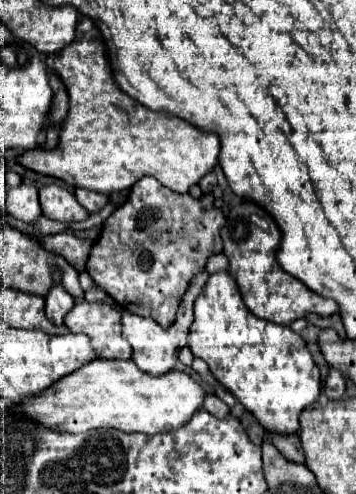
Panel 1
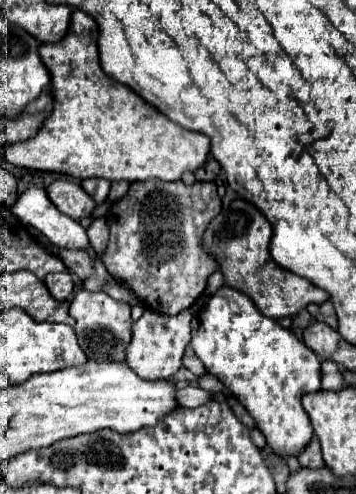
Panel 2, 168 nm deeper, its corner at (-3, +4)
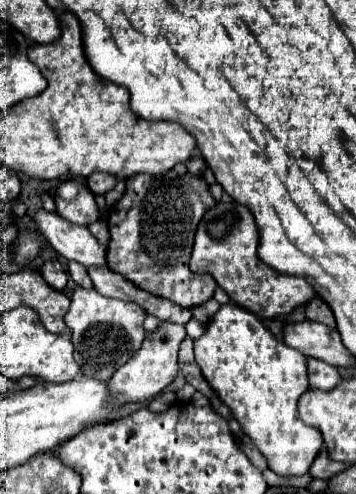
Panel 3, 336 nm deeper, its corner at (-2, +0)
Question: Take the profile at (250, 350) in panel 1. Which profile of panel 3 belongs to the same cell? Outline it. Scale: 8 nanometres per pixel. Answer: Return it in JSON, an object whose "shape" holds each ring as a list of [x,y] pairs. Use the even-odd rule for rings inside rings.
{"shape":[[[225,303],[205,325],[205,333],[199,339],[195,339],[195,359],[207,383],[217,391],[221,401],[233,411],[233,417],[241,423],[243,431],[265,455],[269,469],[283,477],[305,475],[323,445],[321,433],[315,427],[305,425],[297,413],[297,401],[309,389],[305,355],[293,351],[283,341],[275,339],[273,333],[247,309],[235,303]]]}

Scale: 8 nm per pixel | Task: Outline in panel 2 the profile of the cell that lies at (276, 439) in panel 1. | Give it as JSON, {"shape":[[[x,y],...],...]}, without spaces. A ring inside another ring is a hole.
{"shape":[[[314,437],[312,443],[298,455],[298,461],[302,467],[312,467],[312,469],[318,469],[318,467],[324,467],[322,463],[322,451],[320,451],[320,443],[318,439]]]}

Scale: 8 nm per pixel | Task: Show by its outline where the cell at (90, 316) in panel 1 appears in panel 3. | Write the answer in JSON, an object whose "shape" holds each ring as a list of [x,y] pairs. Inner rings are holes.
{"shape":[[[77,287],[71,297],[71,307],[65,315],[65,323],[71,329],[71,341],[75,345],[75,361],[81,365],[85,375],[93,375],[99,379],[111,379],[111,375],[127,363],[141,347],[145,329],[143,329],[145,311],[135,303],[127,303],[121,299],[103,297],[95,289]]]}

